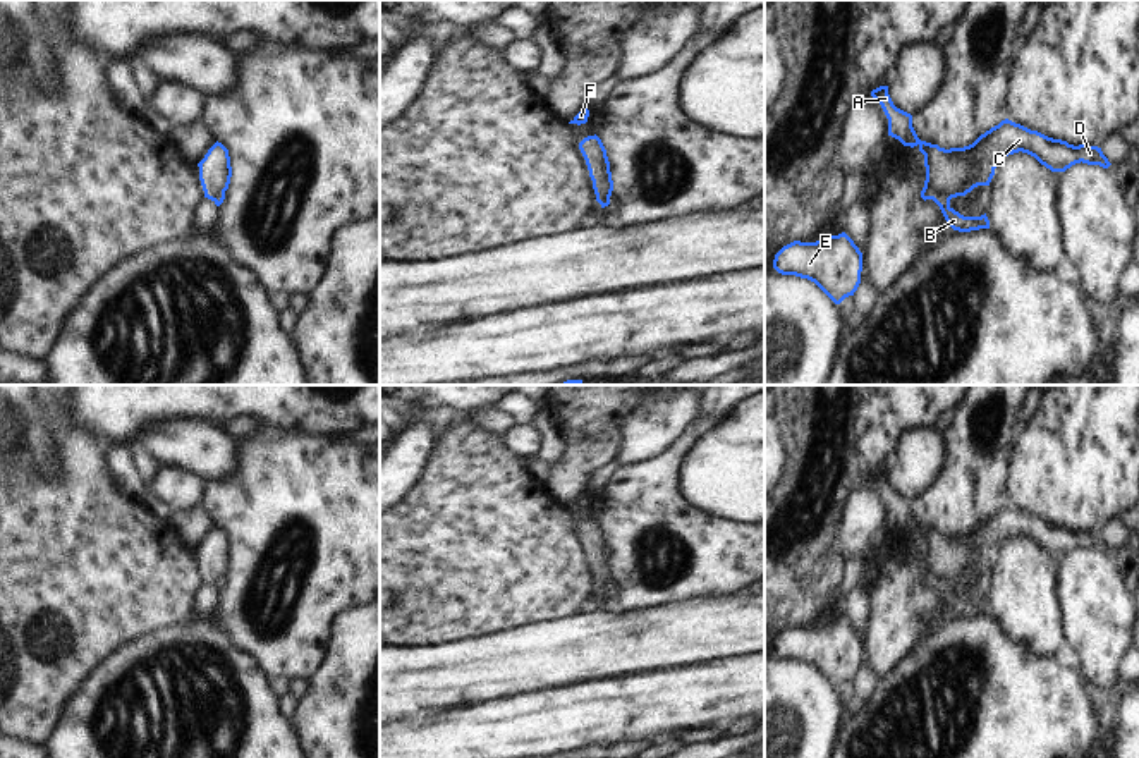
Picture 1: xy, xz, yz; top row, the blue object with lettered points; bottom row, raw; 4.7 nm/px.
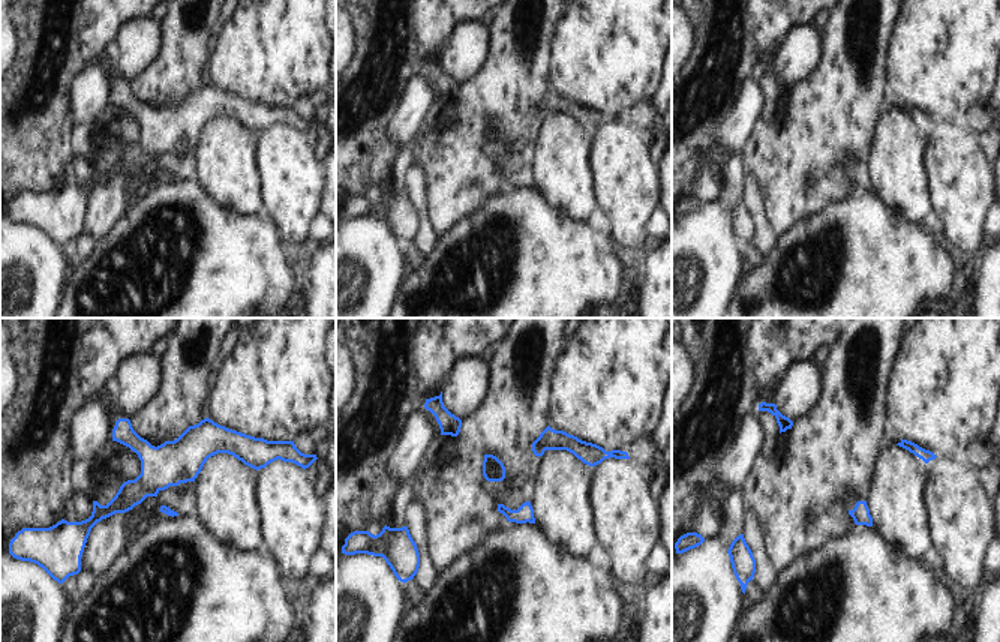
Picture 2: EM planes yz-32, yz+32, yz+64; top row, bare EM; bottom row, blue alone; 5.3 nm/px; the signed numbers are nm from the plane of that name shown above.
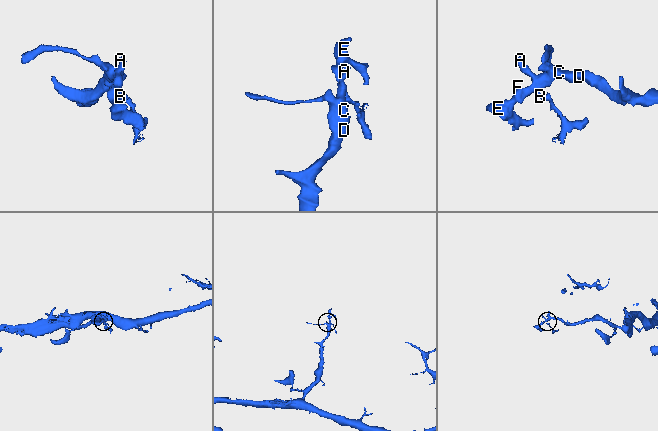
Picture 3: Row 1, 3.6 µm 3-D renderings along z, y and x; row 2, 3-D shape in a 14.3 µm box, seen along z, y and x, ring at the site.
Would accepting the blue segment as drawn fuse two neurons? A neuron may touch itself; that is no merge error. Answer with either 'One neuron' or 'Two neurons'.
Two neurons.

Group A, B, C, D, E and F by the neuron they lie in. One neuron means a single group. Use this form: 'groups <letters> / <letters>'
groups A C D E F / B

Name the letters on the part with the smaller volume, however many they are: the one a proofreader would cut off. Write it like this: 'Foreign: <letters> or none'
Foreign: B

